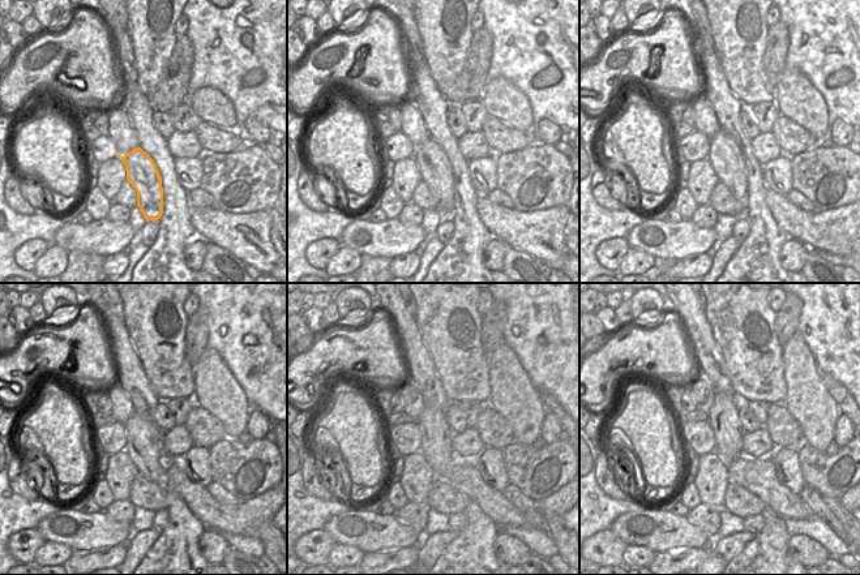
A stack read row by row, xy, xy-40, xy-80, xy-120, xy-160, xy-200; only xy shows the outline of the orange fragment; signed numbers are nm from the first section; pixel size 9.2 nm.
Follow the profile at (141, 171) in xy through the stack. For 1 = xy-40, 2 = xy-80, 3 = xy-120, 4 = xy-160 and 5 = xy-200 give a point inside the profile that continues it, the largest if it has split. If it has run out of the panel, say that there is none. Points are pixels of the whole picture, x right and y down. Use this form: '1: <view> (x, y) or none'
1: xy-40 (435, 168)
2: xy-80 (724, 157)
3: xy-120 (142, 449)
4: xy-160 (436, 434)
5: xy-200 (723, 419)

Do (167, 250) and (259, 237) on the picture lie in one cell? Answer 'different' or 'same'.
different

